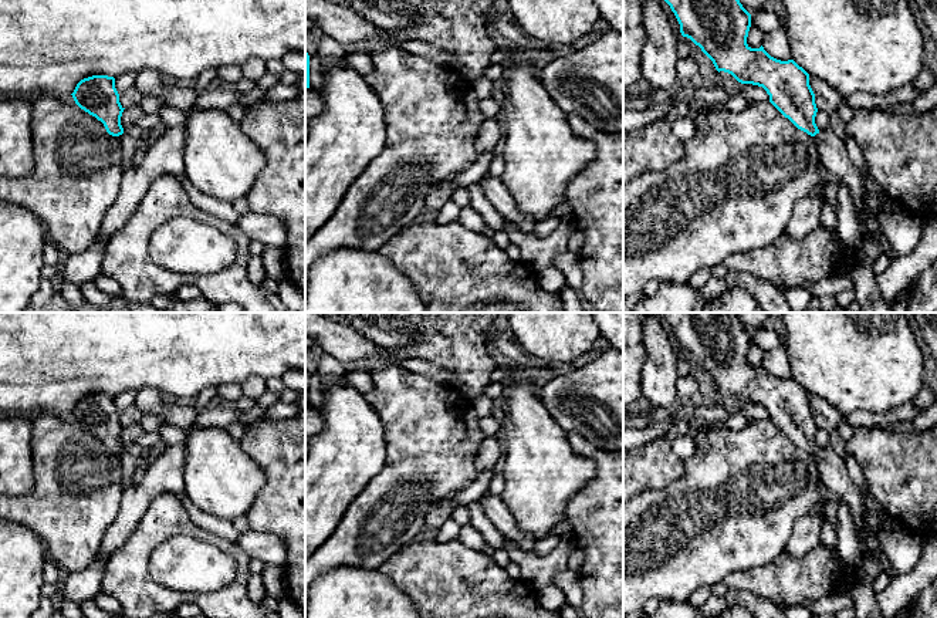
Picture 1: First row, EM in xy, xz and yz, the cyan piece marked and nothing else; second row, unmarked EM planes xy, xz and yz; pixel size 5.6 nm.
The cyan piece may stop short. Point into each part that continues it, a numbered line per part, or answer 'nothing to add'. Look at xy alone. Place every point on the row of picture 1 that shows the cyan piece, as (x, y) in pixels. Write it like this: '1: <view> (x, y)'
1: xy (129, 145)

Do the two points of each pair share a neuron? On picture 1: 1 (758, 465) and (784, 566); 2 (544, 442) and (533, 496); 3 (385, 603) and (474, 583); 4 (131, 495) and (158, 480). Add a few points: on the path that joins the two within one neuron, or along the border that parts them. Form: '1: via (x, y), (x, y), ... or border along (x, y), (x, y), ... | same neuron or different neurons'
1: border along (784, 550), (770, 563), (750, 567) | different neurons
2: via (540, 455), (538, 483) | same neuron
3: border along (384, 574), (413, 603) | different neurons
4: via (138, 495), (151, 486) | same neuron

